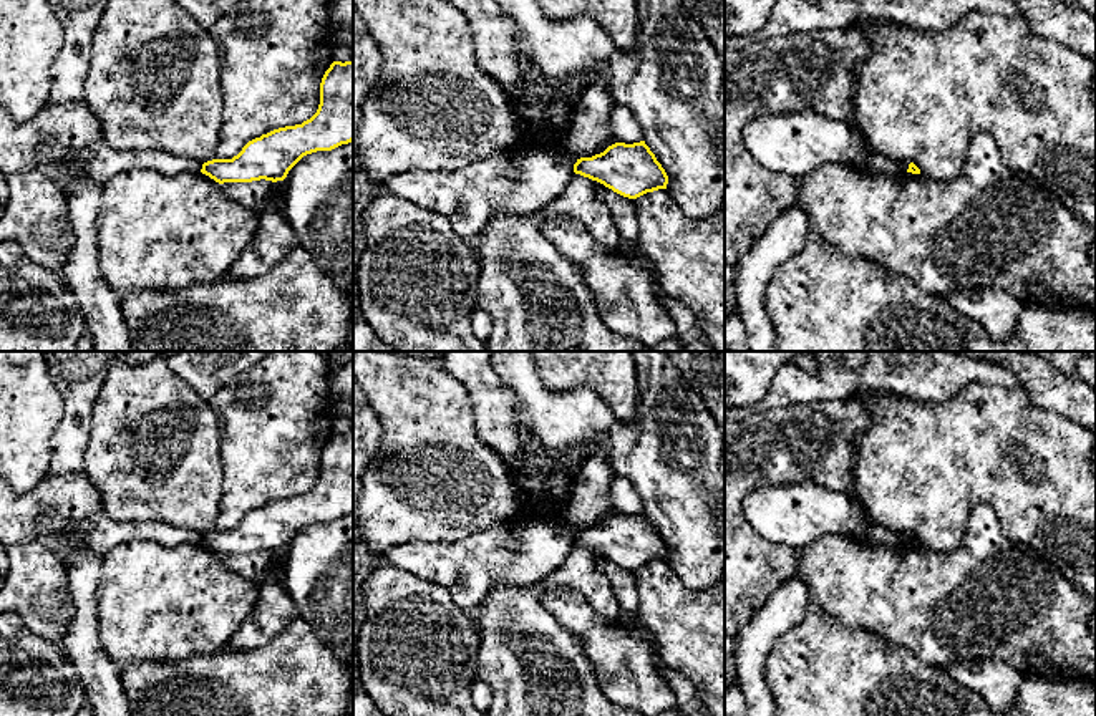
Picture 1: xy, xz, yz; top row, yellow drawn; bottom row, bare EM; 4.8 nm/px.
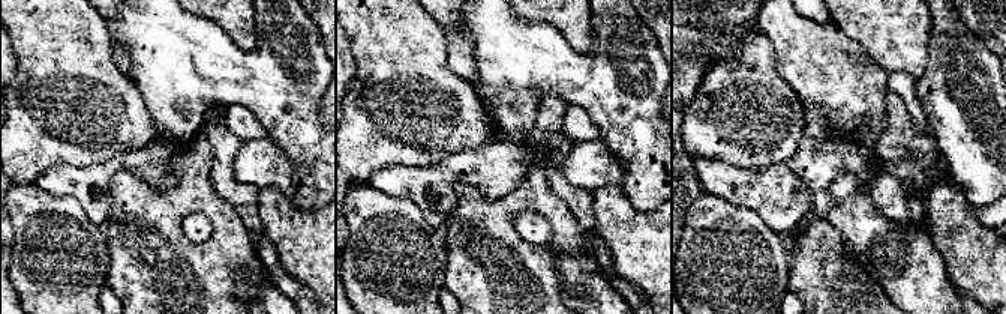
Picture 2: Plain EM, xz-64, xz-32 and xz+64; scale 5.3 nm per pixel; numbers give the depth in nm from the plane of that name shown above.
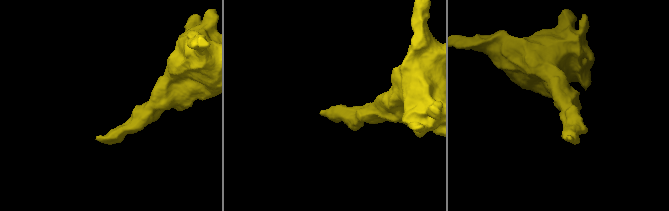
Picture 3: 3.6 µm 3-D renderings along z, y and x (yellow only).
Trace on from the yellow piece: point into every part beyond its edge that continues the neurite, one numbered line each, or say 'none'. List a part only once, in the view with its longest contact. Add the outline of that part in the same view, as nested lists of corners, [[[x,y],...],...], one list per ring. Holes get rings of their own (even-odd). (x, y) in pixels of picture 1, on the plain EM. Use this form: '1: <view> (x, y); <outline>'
none

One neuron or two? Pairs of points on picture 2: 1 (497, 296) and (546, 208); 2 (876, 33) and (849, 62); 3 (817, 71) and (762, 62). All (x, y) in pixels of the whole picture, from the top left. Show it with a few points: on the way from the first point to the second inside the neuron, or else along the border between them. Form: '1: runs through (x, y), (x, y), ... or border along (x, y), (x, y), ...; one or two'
1: runs through (519, 278), (558, 239), (558, 230); one
2: border along (835, 24), (849, 38), (855, 39), (886, 72); two
3: border along (762, 32), (772, 48), (775, 71), (796, 93); two

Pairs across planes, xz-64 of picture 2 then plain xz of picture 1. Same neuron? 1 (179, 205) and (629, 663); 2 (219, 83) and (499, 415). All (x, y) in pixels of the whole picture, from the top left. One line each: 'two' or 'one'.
1: two
2: two

